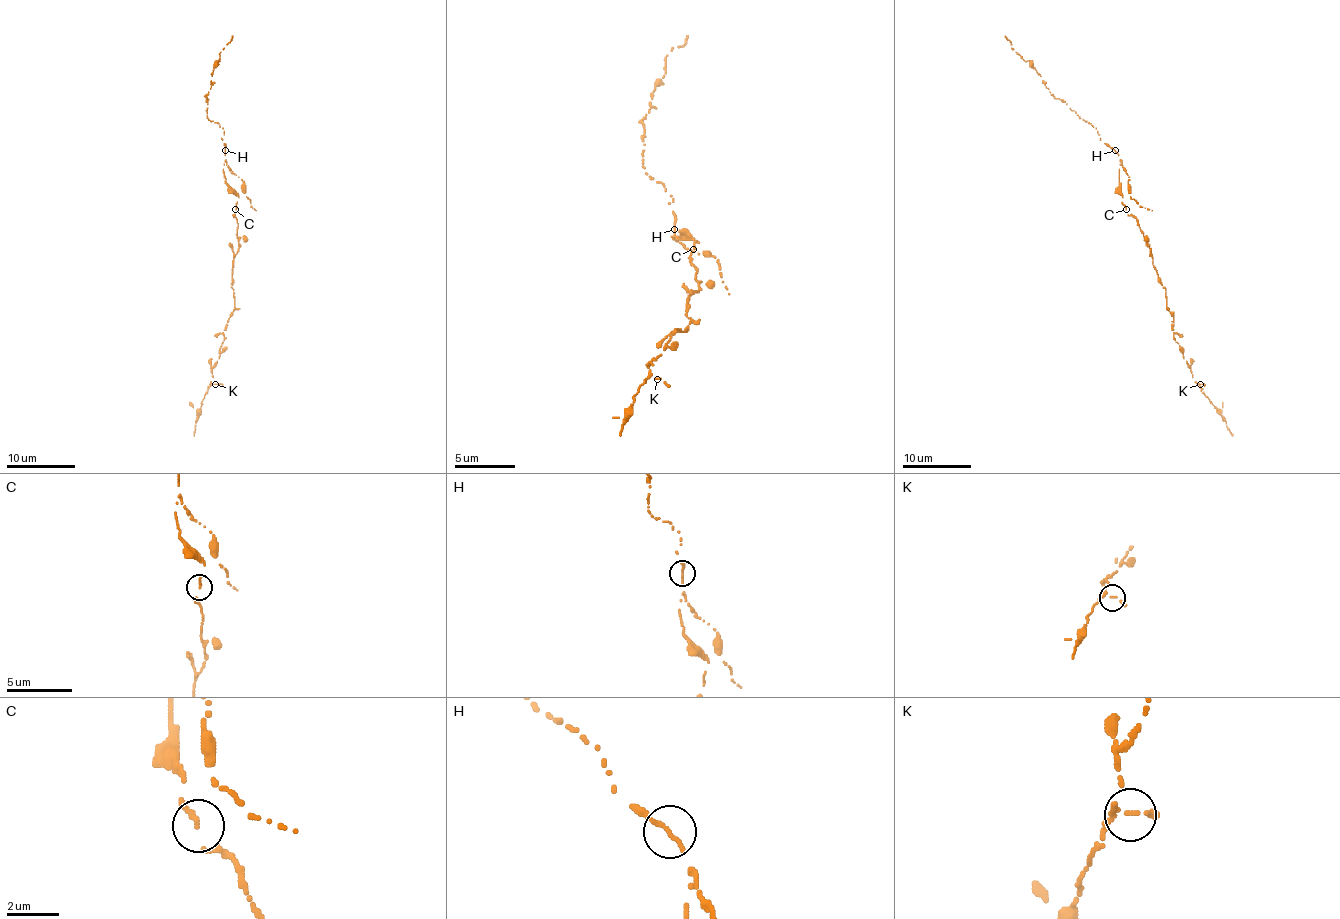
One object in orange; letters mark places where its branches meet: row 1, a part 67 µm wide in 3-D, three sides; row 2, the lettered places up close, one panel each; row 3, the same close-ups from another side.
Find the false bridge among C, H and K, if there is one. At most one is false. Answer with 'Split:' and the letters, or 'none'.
Split: H

